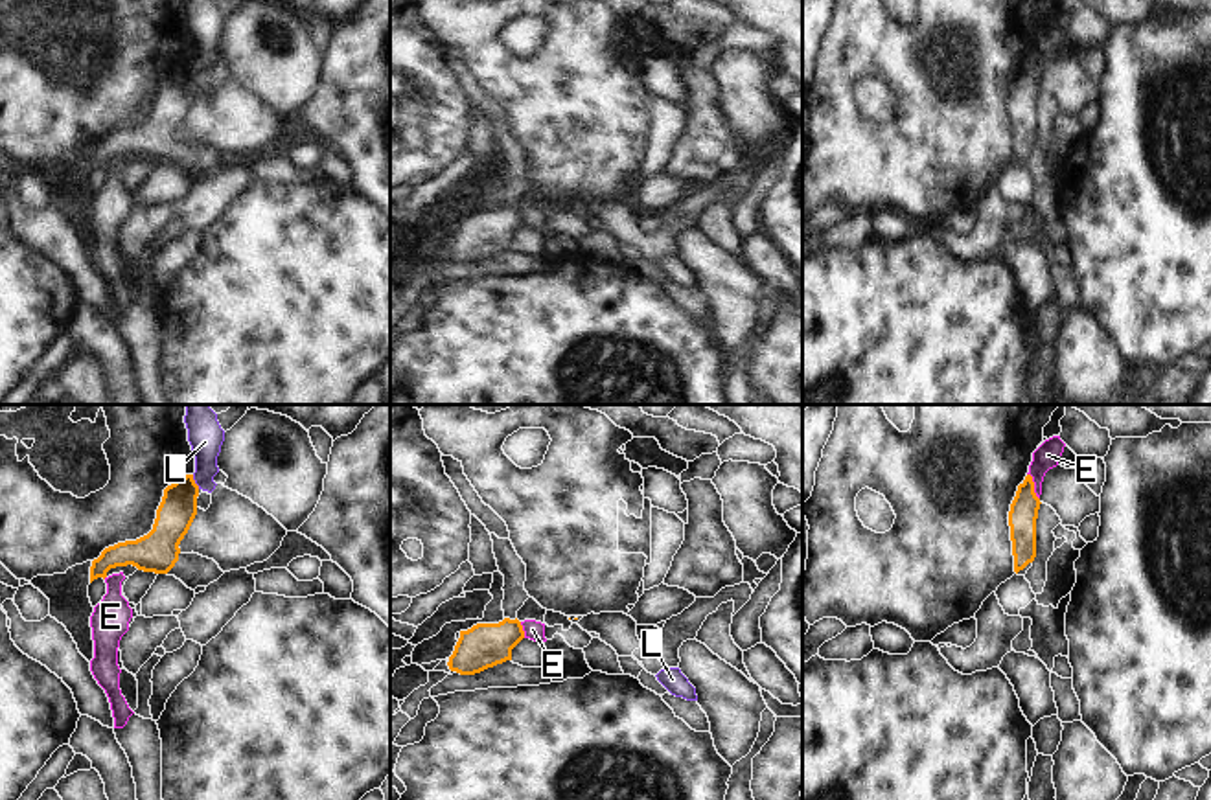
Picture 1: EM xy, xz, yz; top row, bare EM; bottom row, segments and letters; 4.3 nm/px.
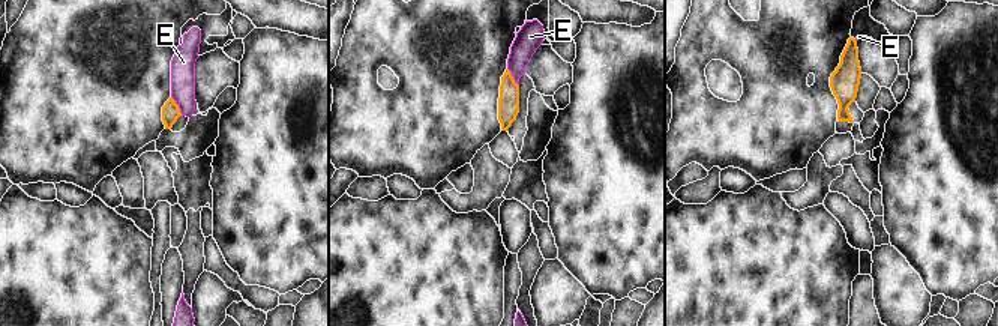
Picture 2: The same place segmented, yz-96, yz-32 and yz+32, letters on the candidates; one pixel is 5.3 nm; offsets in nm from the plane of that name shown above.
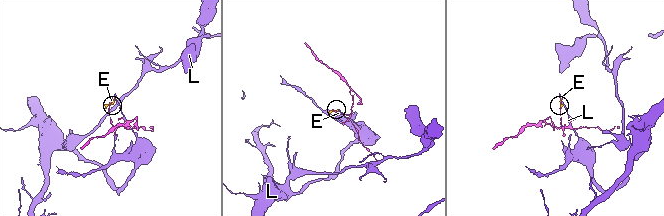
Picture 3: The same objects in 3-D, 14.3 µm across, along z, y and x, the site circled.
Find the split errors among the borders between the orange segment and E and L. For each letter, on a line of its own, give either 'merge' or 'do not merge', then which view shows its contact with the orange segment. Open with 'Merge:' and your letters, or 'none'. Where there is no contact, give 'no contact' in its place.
Merge: none
E: do not merge; contact in yz
L: do not merge; contact in xy

